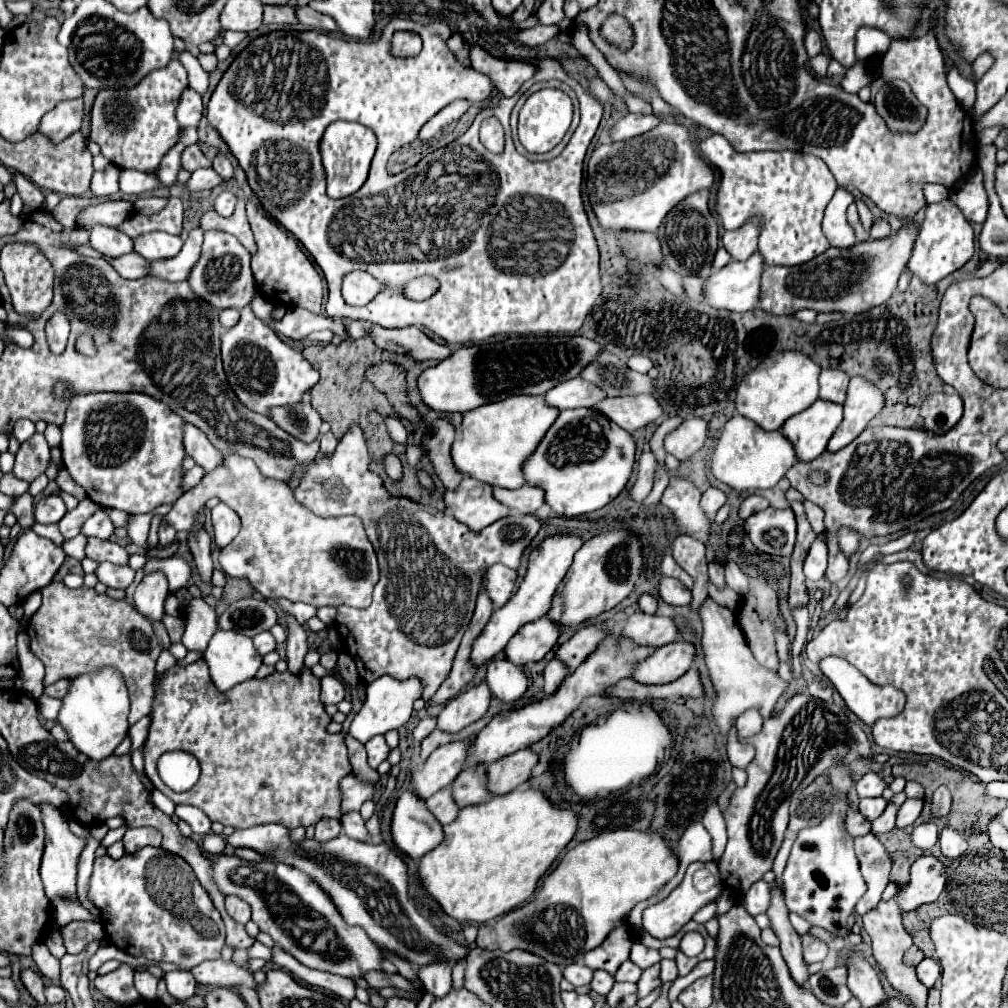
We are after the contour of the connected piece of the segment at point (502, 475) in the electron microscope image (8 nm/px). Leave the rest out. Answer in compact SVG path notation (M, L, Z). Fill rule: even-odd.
M513 395L497 403L483 405L463 415L459 437L453 441L451 455L455 467L483 483L493 487L517 489L525 485L521 465L525 457L537 449L541 437L549 431L549 425L559 417L559 409L545 405L545 395Z

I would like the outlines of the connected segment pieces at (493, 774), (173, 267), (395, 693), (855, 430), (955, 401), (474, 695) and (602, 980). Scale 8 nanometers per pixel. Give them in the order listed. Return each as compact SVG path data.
M521 749L517 753L511 753L509 757L501 757L501 761L493 761L493 765L487 765L489 791L493 795L505 795L523 785L531 777L537 759L539 755L531 749Z
M199 227L191 229L189 239L185 241L181 253L177 253L177 257L165 259L165 261L149 263L149 273L147 275L163 279L163 281L185 281L191 267L199 259L201 243L203 243L203 231Z
M379 677L373 683L367 685L367 701L363 703L361 711L355 715L351 727L349 727L349 735L353 735L355 739L359 739L361 743L367 743L373 735L383 735L391 729L399 729L401 725L405 725L411 719L413 713L413 703L417 699L423 697L423 683L421 679L405 679L399 681L395 677Z
M855 375L849 383L847 399L843 405L845 415L827 445L829 451L839 451L849 445L869 425L869 421L881 413L885 407L885 393L869 379Z
M933 393L923 401L921 417L931 433L947 433L963 417L963 401L959 395Z
M485 683L463 691L459 697L451 699L437 715L437 727L445 733L459 733L461 729L485 715L489 699L491 691Z
M601 969L593 971L593 979L591 979L591 989L593 989L595 993L606 996L609 991L611 991L611 987L613 987L614 983L614 977L611 977L609 973L605 973L605 971L601 971Z

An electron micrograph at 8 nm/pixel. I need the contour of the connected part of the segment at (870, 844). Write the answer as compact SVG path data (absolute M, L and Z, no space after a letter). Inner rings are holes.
M873 833L855 839L855 853L861 865L861 873L867 881L867 893L861 897L861 901L855 907L857 916L862 917L863 913L875 909L877 903L881 901L881 893L889 883L891 857L887 855L887 849Z

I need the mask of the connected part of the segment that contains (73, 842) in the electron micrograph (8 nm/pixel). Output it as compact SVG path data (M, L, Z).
M41 805L41 817L43 825L47 831L47 843L45 843L45 853L41 861L41 881L45 885L45 895L49 901L53 899L65 899L65 901L77 901L77 863L79 855L85 849L85 839L75 837L67 821L61 817L61 811L53 805Z

